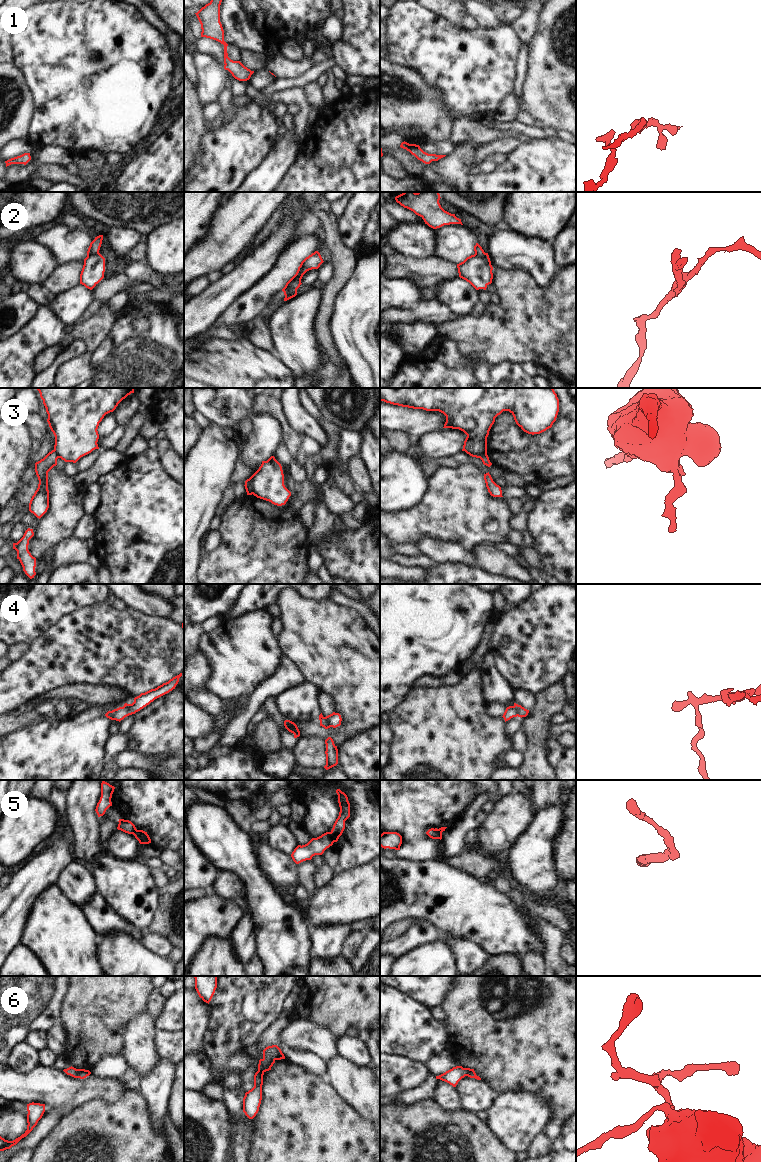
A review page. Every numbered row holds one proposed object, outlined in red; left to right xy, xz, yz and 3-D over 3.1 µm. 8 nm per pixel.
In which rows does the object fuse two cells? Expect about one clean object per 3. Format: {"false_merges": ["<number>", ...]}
{"false_merges": ["2", "3", "4", "5"]}

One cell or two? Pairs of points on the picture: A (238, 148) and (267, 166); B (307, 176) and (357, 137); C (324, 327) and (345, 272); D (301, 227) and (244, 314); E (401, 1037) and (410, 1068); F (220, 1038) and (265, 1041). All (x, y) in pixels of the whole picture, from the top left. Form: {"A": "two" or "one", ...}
{"A": "two", "B": "one", "C": "one", "D": "two", "E": "two", "F": "two"}

